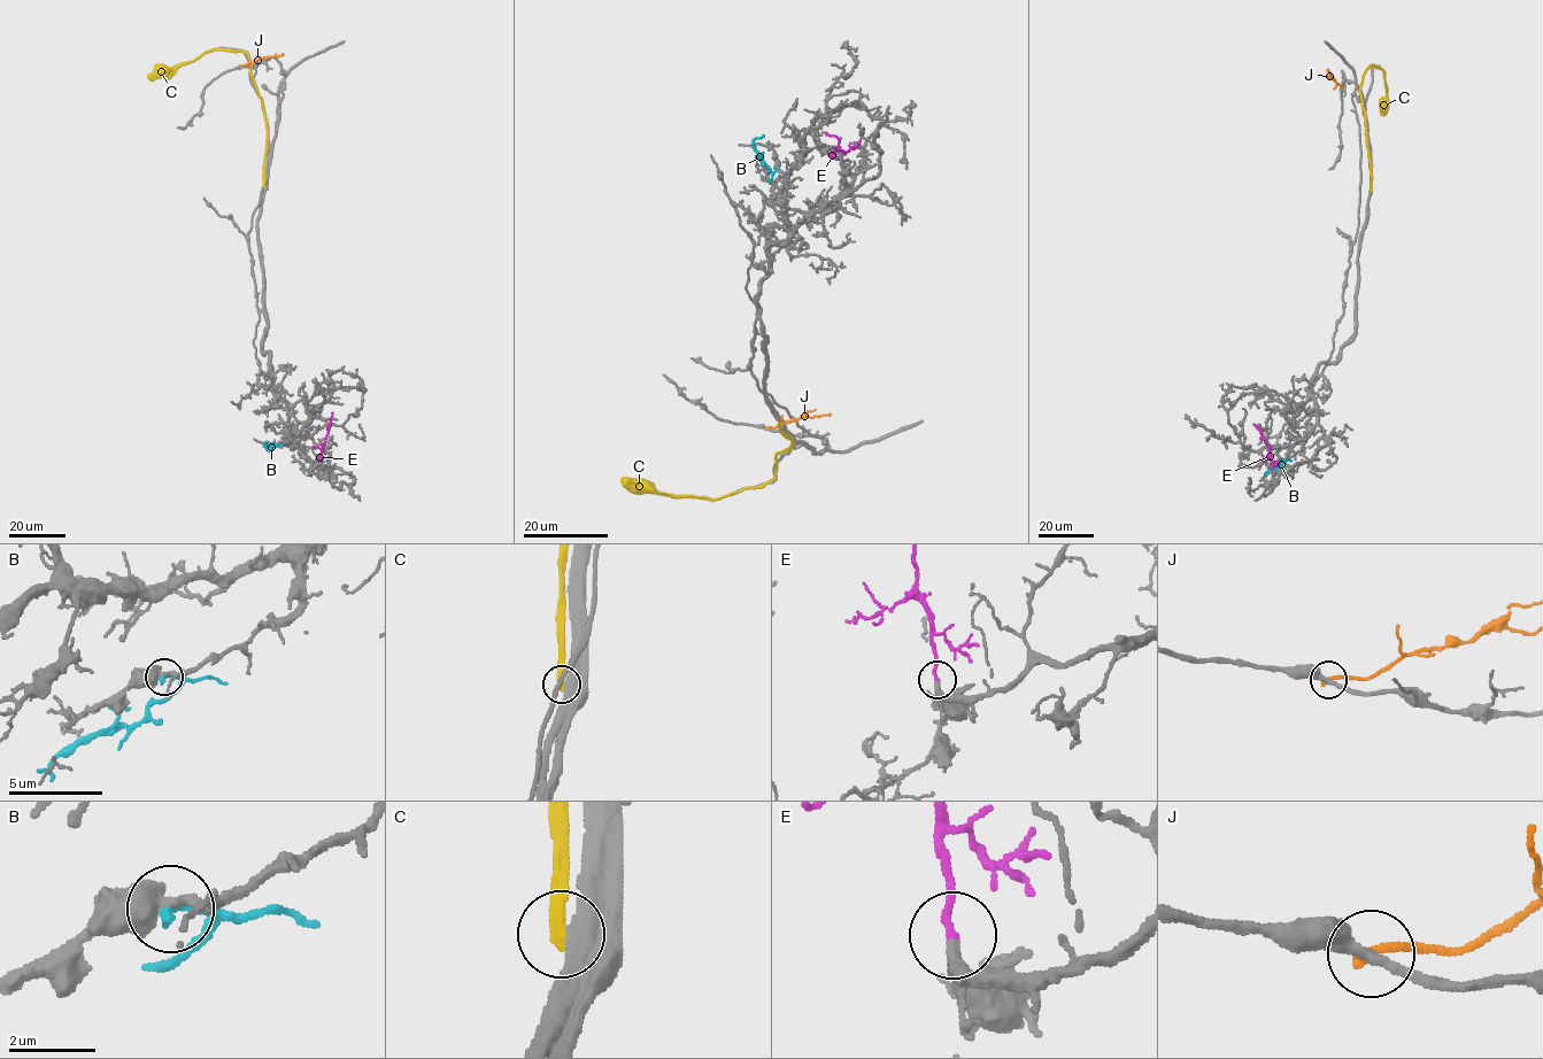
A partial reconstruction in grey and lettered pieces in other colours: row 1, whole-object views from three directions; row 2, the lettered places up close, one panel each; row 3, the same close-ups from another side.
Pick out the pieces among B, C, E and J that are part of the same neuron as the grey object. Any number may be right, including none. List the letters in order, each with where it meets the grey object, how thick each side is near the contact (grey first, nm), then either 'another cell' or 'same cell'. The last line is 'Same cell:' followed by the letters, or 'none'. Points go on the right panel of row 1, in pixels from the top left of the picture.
B: contact (1282, 460); calibres 500 and 200 nm; another cell
C: contact (1371, 190); calibres 380 and 320 nm; another cell
E: contact (1272, 469); calibres 280 and 160 nm; same cell
J: contact (1342, 89); calibres 320 and 240 nm; another cell
Same cell: E

